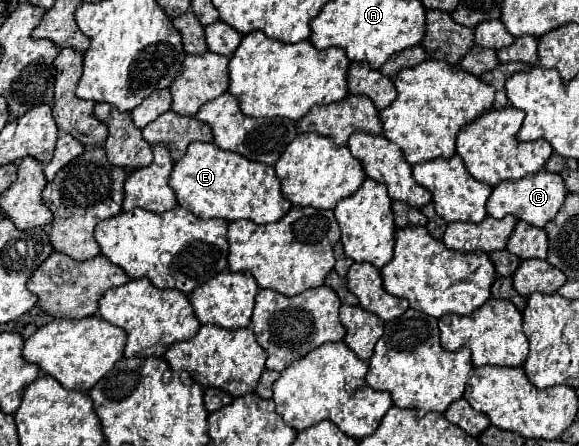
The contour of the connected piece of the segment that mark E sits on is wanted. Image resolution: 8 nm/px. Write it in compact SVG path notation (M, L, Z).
M194 142L182 160L174 164L170 186L176 192L178 204L198 218L224 218L232 220L252 220L256 224L278 222L290 208L290 200L284 198L280 190L280 180L272 166L262 162L252 162L242 154L222 150L214 144Z

